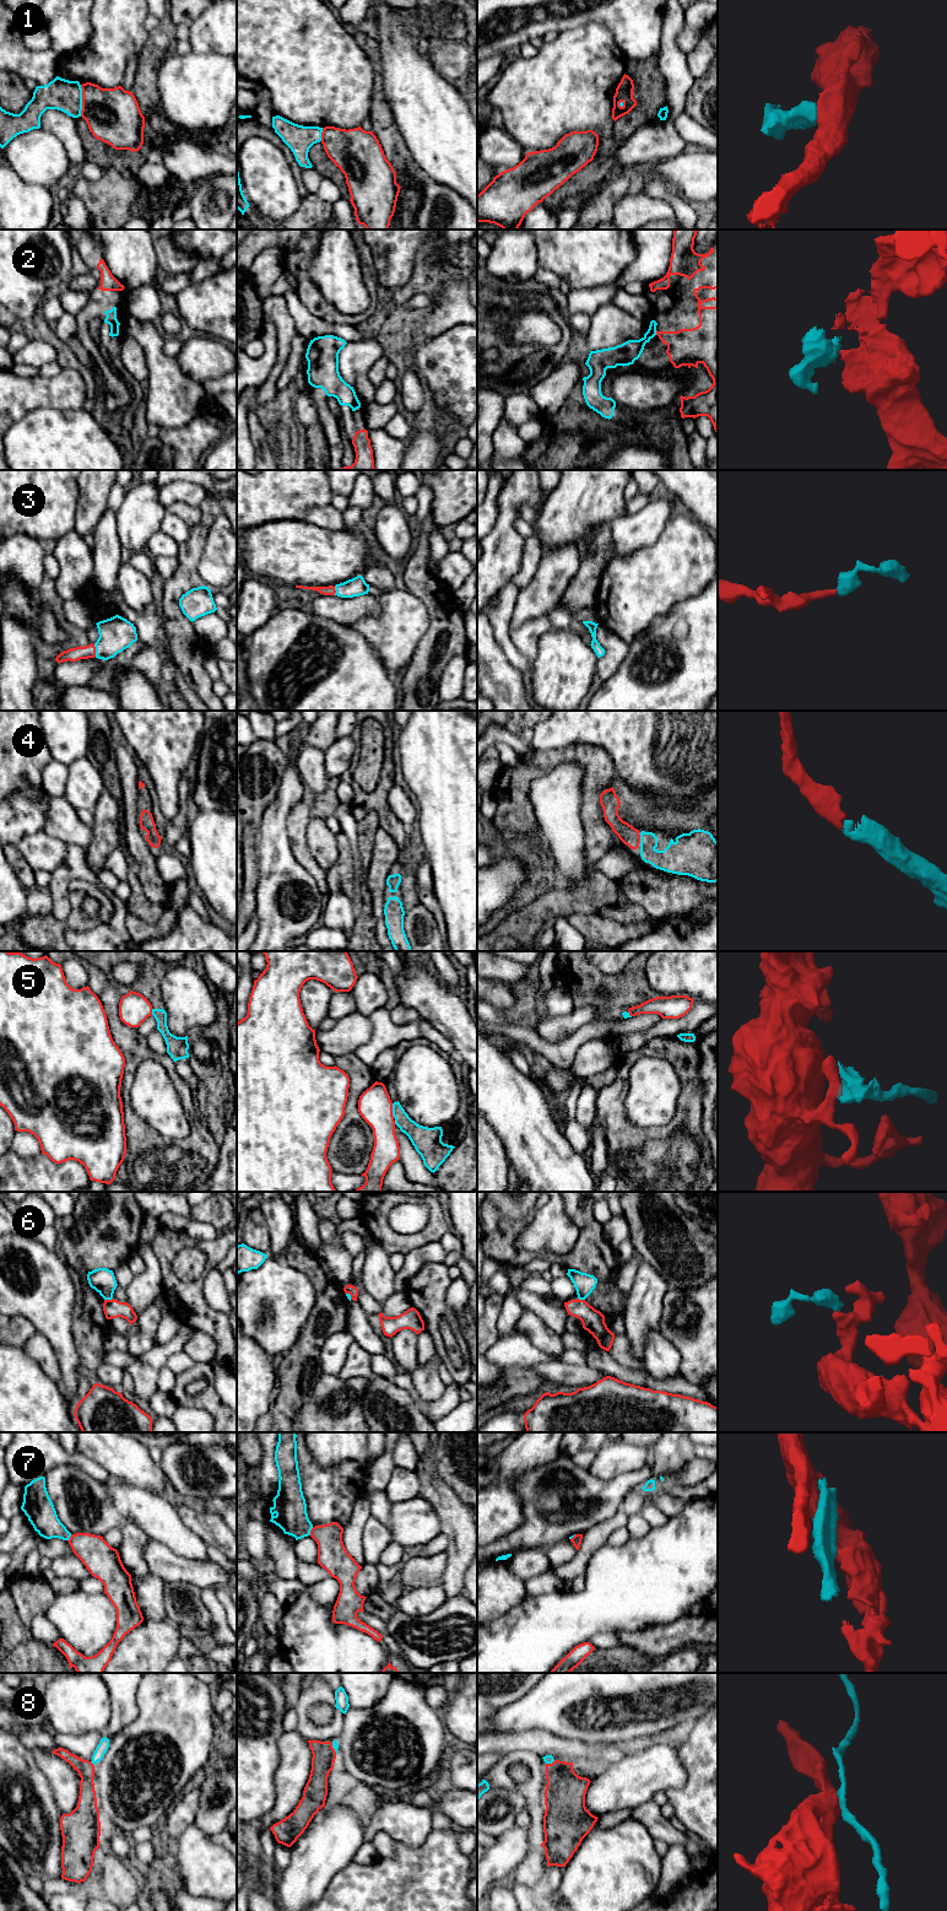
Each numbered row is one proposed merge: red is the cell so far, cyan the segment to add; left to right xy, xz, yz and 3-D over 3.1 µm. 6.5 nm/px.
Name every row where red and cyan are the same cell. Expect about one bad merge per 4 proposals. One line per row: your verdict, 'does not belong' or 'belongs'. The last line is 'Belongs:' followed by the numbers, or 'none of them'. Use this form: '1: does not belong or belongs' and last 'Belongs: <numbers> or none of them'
1: does not belong
2: belongs
3: belongs
4: belongs
5: does not belong
6: does not belong
7: does not belong
8: does not belong
Belongs: 2, 3, 4

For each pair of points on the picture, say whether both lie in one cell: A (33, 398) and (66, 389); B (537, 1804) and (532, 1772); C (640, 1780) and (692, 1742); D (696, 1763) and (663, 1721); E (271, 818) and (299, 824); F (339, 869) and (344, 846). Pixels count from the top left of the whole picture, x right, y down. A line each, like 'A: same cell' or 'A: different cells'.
A: same cell
B: same cell
C: different cells
D: different cells
E: different cells
F: same cell

